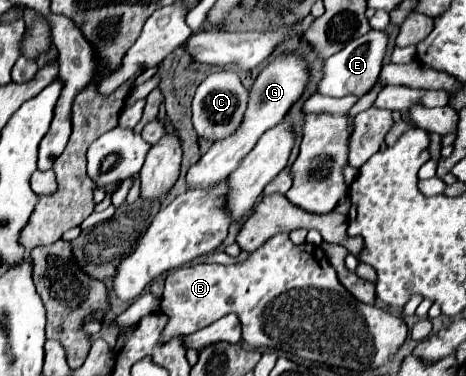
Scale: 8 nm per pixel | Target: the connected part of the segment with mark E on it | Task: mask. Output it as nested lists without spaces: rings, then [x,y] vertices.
[[[368,31],[366,35],[350,41],[340,53],[332,55],[324,65],[324,79],[320,81],[320,93],[330,97],[346,97],[346,95],[362,95],[366,93],[382,69],[382,57],[386,53],[386,33],[382,31]]]

